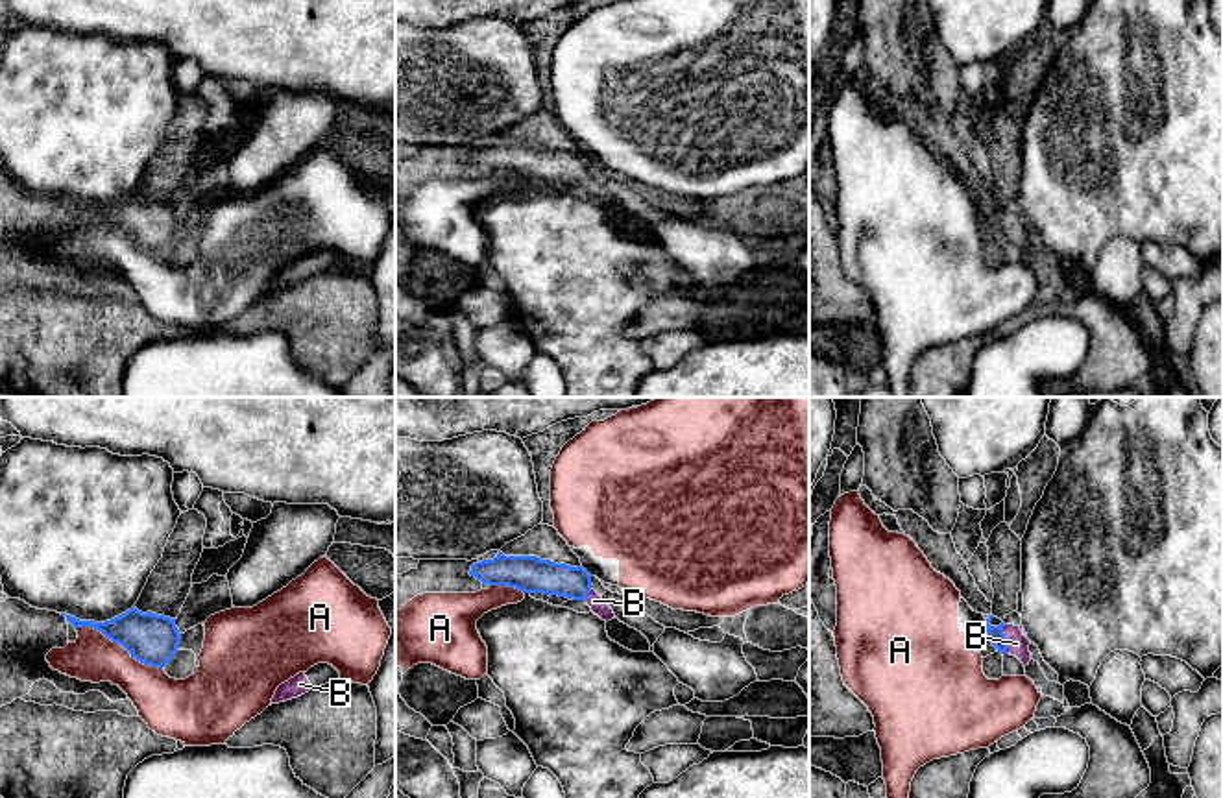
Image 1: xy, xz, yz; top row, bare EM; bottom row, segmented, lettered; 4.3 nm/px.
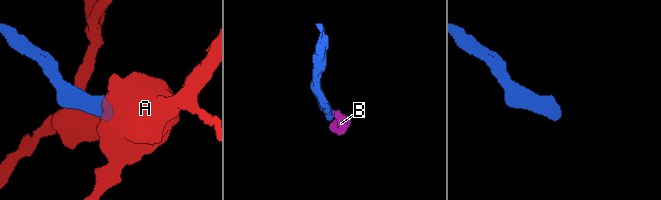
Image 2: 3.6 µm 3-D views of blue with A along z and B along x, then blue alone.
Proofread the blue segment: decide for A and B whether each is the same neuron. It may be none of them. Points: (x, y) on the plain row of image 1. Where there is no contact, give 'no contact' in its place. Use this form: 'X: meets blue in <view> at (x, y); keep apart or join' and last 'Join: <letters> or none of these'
A: meets blue in xy at (119, 229); keep apart
B: meets blue in yz at (1005, 226); join
Join: B

